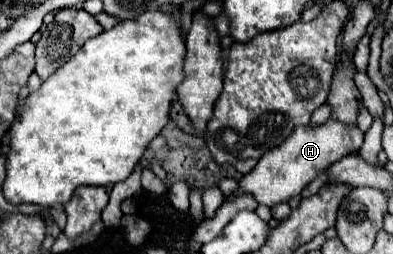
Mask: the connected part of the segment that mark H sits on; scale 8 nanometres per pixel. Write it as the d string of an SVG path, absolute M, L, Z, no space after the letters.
M329 119L321 127L297 127L283 145L265 153L255 169L241 177L239 189L225 199L233 199L235 195L251 195L259 205L267 207L273 207L277 203L289 203L289 199L297 197L305 189L305 185L309 185L323 169L351 155L353 151L359 151L361 143L363 133L357 127L345 127L335 119Z

